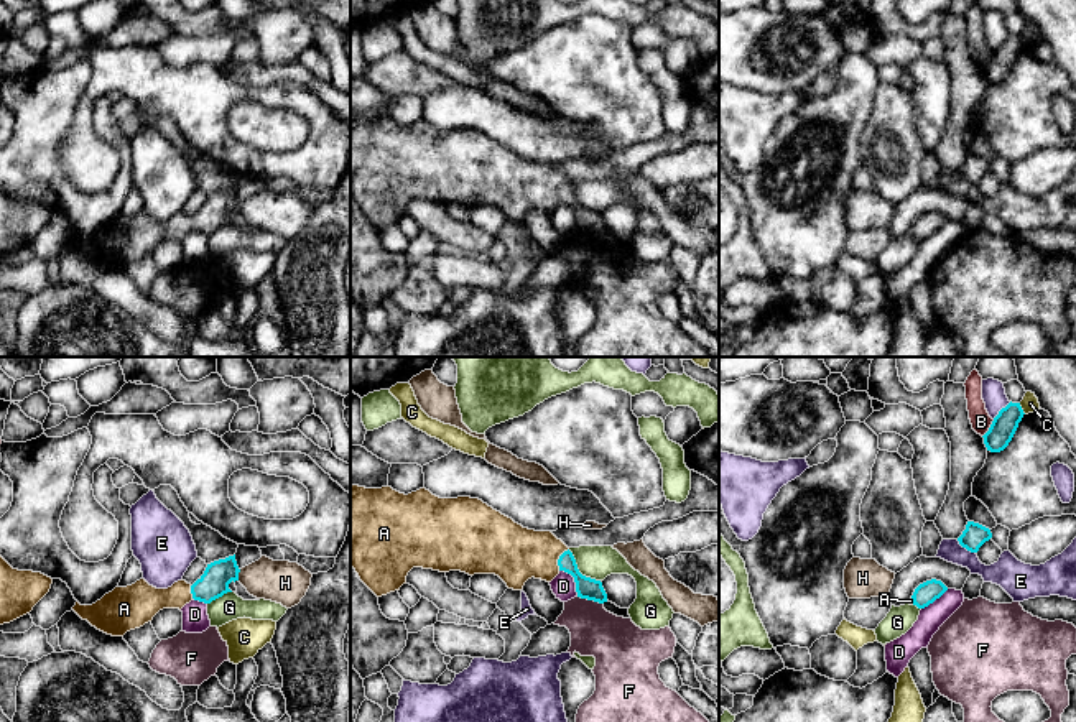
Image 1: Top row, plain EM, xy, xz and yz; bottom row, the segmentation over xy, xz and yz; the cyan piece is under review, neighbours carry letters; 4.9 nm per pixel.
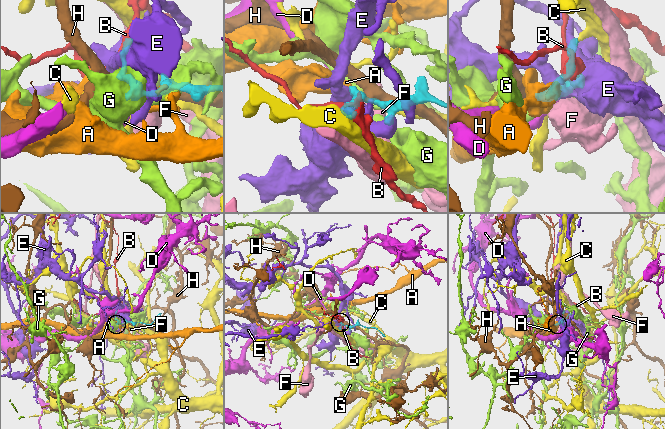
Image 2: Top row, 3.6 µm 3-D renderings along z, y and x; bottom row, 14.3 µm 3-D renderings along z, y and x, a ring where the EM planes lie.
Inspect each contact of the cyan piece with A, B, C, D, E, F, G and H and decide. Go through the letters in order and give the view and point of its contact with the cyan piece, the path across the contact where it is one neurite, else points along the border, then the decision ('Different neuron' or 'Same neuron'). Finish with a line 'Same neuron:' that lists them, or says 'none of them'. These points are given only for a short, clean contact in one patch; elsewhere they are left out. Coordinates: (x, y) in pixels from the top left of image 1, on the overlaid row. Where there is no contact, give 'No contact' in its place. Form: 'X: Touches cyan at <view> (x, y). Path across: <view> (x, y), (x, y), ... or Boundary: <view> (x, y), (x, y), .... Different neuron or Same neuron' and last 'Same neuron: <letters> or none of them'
A: Touches cyan at xz (558, 560). Path across: xz (586, 587), (558, 560), (514, 553). Same neuron
B: Touches cyan at yz (989, 428). Different neuron
C: Touches cyan at yz (1020, 408). Boundary: yz (1019, 403), (1025, 413). Different neuron
D: Touches cyan at xz (575, 579). Boundary: xz (560, 569), (573, 578), (578, 594). Different neuron
E: Touches cyan at yz (966, 548). Different neuron
F: Touches cyan at xz (589, 599). Boundary: xz (576, 596), (602, 604). Different neuron
G: Touches cyan at xz (578, 571). Different neuron
H: Touches cyan at xy (237, 574). Different neuron
Same neuron: A

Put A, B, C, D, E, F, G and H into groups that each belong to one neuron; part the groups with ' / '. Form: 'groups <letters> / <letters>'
groups A / B / C / D / E / F / G / H

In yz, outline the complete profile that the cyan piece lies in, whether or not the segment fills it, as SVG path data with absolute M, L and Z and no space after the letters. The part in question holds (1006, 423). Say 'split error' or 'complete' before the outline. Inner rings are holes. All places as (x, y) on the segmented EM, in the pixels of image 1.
complete | M1010 401L1005 408L1002 408L999 414L994 418L989 431L982 436L987 451L990 452L1004 451L1012 441L1023 414L1025 413L1020 403Z

